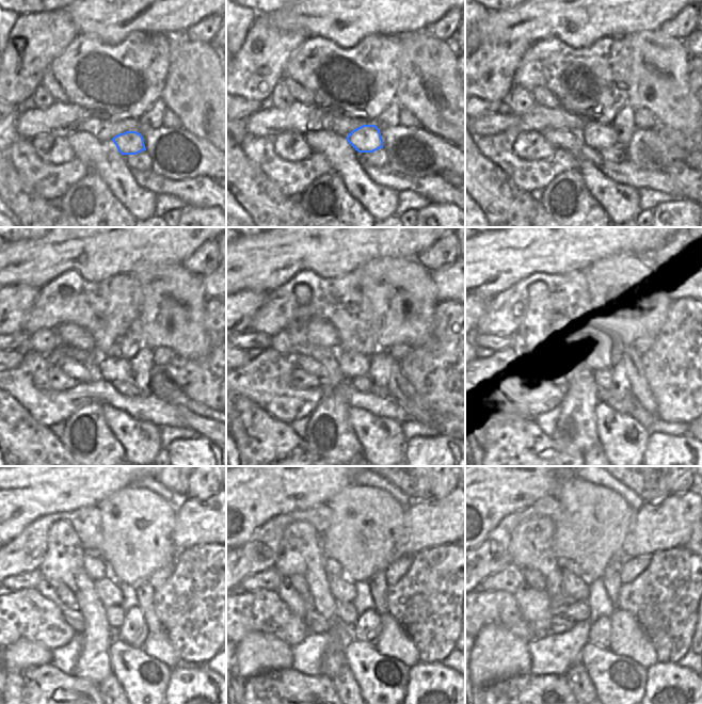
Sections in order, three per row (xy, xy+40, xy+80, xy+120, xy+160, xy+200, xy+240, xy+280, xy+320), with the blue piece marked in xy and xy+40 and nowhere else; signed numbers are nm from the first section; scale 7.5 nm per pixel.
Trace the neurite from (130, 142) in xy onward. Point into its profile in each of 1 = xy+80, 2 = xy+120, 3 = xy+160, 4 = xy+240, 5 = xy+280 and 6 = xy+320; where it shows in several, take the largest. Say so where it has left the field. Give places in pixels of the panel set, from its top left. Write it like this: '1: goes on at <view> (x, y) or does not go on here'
1: goes on at xy+80 (596, 136)
2: goes on at xy+120 (112, 369)
3: goes on at xy+160 (352, 365)
4: goes on at xy+240 (108, 591)
5: goes on at xy+280 (342, 589)
6: goes on at xy+320 (576, 588)

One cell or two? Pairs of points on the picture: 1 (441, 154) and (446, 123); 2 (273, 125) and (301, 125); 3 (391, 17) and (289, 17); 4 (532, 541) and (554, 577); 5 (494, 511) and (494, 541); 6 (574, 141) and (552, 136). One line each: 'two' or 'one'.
1: two
2: one
3: one
4: one
5: two
6: one

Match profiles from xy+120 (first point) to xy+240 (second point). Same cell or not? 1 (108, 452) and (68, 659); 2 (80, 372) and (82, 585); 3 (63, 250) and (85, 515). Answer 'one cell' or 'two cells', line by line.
1: two cells
2: two cells
3: two cells

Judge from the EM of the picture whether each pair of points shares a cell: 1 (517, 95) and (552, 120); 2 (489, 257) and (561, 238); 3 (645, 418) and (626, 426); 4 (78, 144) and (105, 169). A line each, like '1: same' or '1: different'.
1: different
2: same
3: different
4: same

